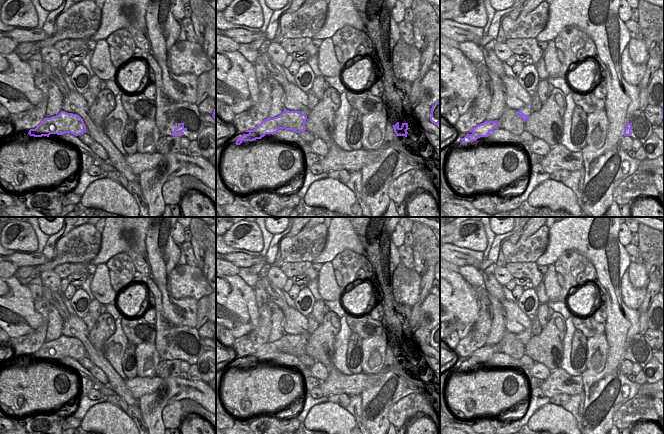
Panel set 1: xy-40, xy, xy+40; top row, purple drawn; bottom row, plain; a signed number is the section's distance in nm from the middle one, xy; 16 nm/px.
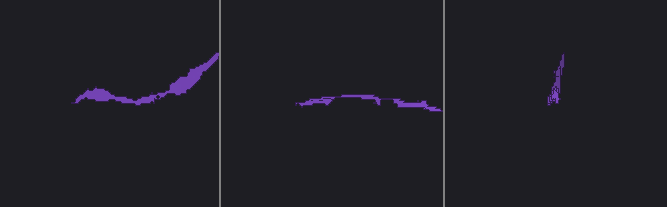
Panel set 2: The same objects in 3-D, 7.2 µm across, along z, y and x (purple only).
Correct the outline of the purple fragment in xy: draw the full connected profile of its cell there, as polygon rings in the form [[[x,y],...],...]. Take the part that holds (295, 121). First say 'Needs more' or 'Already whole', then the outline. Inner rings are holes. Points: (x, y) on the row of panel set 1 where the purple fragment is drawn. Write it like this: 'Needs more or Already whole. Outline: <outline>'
Needs more. Outline: [[[284,110],[279,116],[267,118],[262,121],[254,130],[247,130],[243,133],[235,133],[232,142],[240,145],[242,141],[253,141],[261,139],[266,134],[275,134],[280,129],[291,130],[300,133],[306,130],[307,115],[298,111]]]

